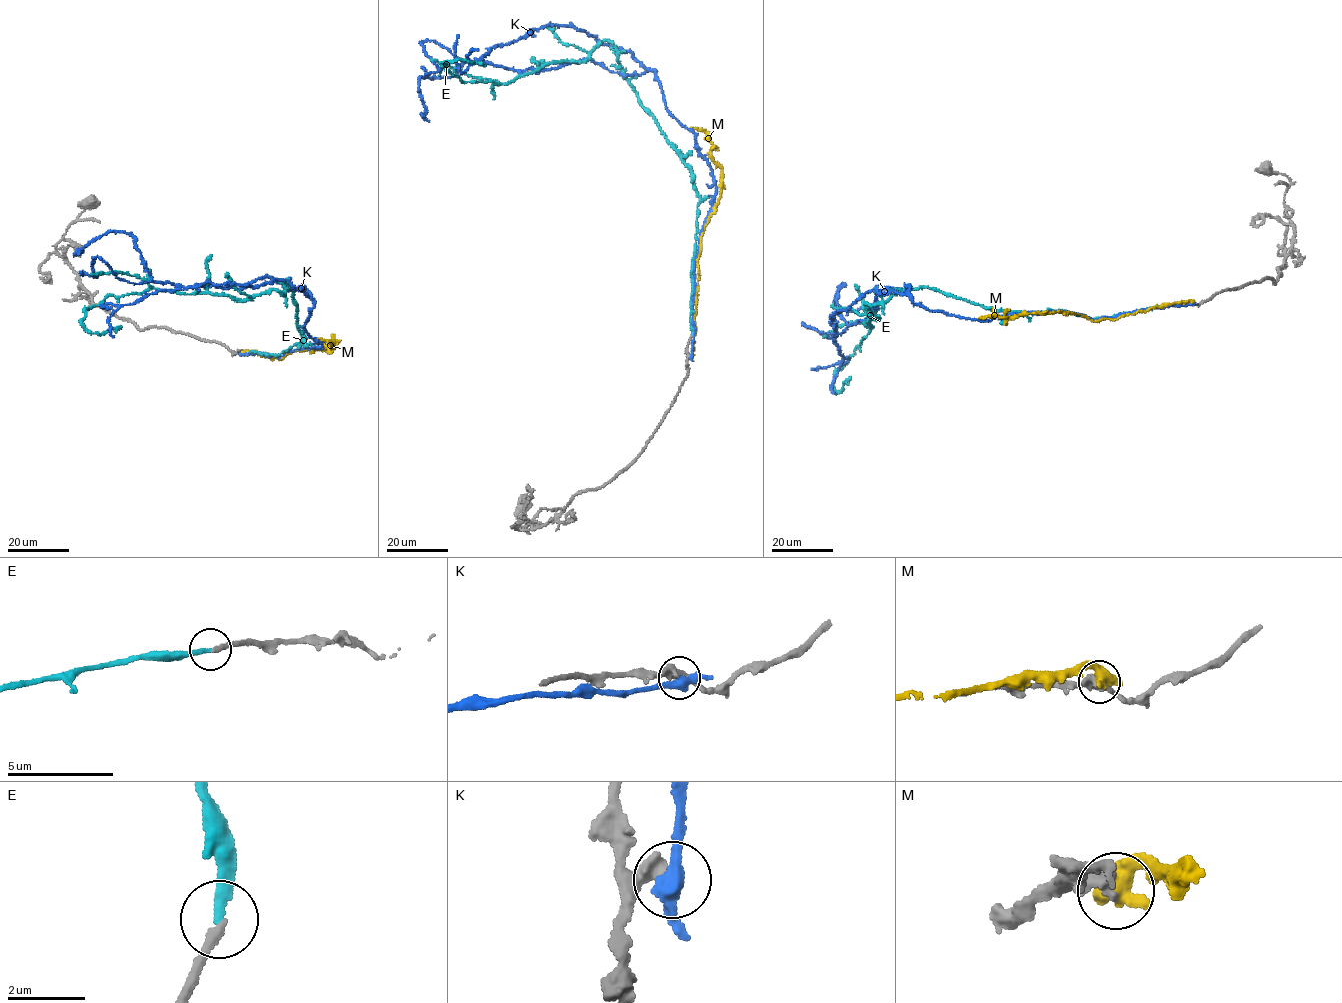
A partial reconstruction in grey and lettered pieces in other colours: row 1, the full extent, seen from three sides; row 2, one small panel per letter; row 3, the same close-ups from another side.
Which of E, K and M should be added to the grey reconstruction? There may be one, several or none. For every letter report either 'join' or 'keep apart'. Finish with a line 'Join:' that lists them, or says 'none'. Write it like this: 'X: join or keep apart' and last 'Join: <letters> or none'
E: join
K: keep apart
M: keep apart
Join: E

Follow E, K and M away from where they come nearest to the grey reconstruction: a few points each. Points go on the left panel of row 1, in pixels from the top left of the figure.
E: (250, 352), (306, 339), (289, 286), (244, 300), (107, 296), (80, 320), (91, 332), (121, 326)
K: (241, 353), (322, 347), (304, 325), (310, 293), (265, 276), (240, 288), (153, 282), (125, 232), (82, 250)
M: (242, 352), (256, 351), (271, 360), (291, 352), (333, 347), (327, 348), (332, 342), (318, 338)

